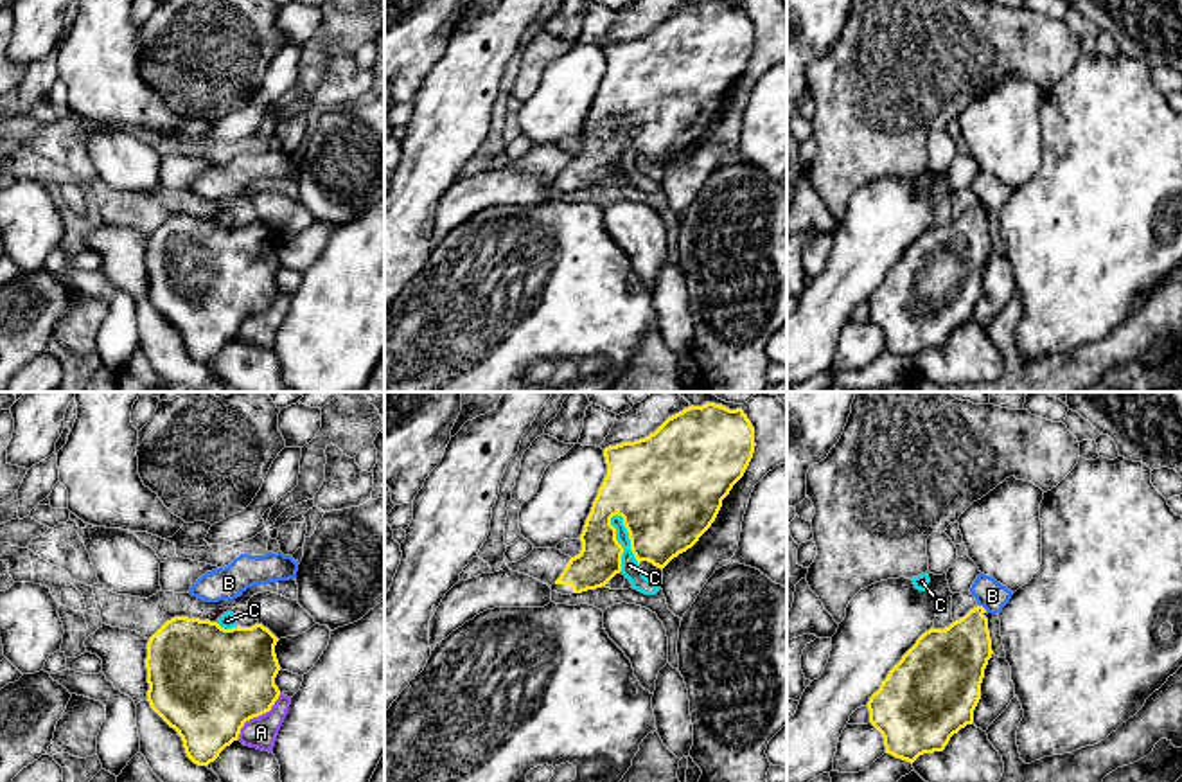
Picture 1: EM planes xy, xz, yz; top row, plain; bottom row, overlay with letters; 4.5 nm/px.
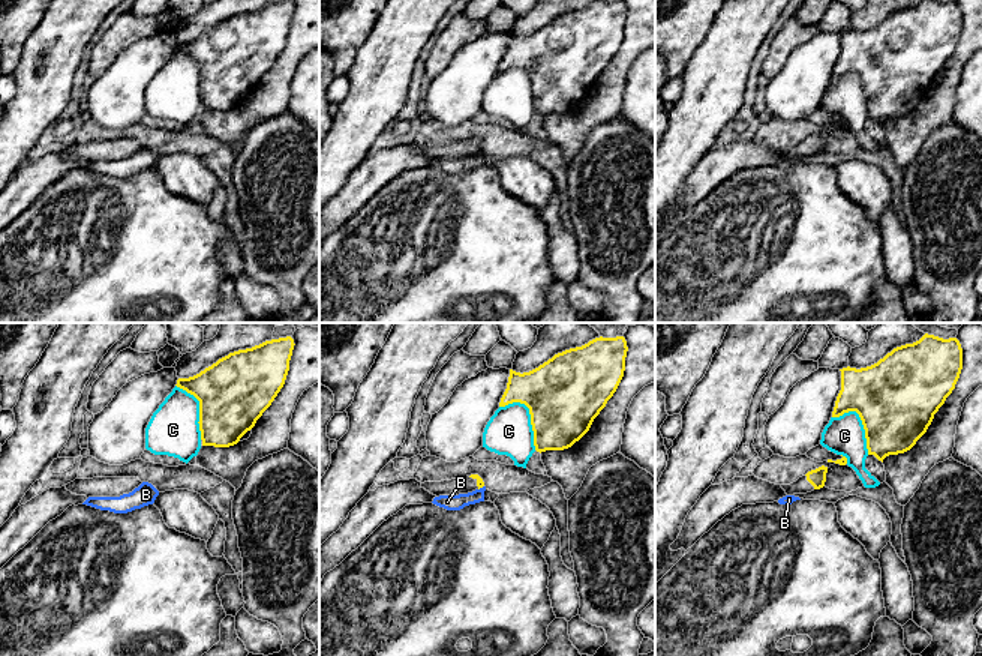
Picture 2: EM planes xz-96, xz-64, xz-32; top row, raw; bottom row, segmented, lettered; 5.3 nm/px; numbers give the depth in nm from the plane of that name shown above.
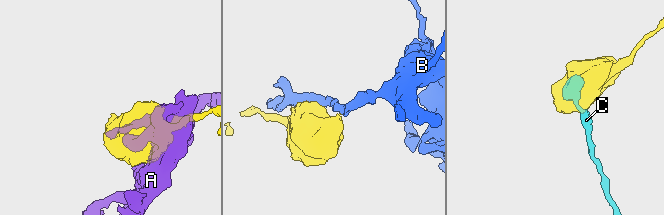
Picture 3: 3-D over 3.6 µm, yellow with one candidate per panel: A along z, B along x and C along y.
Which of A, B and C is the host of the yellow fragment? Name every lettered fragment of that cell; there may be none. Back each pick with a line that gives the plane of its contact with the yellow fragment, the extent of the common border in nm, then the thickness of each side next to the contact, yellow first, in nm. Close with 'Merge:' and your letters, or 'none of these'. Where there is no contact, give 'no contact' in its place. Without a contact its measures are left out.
Merge: none of these

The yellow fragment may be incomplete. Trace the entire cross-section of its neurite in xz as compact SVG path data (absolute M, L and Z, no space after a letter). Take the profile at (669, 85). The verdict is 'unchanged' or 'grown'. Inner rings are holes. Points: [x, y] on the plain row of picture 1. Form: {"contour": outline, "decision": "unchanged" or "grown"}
{"contour": "M706 0L702 4L688 4L668 14L645 36L605 45L604 54L607 72L578 135L582 138L582 147L569 156L560 174L550 183L551 189L571 192L596 187L622 169L623 144L618 140L616 126L611 122L611 115L616 111L623 115L631 137L631 147L638 162L648 158L663 167L674 155L692 146L711 124L722 104L722 97L744 74L753 56L754 43L754 25L742 5L729 7L722 2Z", "decision": "grown"}

